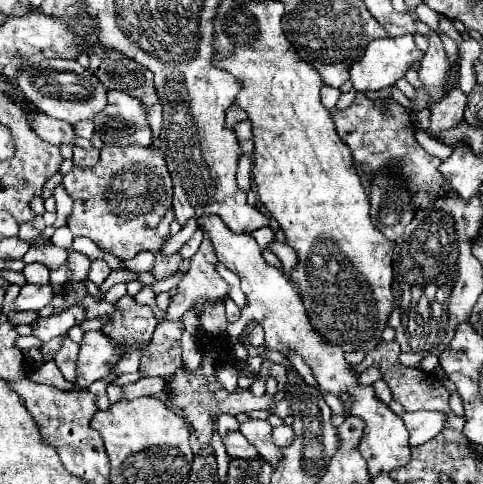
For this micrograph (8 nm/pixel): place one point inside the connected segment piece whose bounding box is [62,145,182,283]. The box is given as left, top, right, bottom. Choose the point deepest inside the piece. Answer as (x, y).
(118, 203)

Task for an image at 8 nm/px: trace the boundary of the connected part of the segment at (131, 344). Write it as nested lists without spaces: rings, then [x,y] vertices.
[[[124,295],[114,303],[114,313],[108,315],[108,321],[102,325],[102,333],[120,345],[124,355],[110,367],[110,373],[120,377],[140,369],[140,345],[150,341],[157,325],[152,309],[146,305],[136,305],[134,297]]]

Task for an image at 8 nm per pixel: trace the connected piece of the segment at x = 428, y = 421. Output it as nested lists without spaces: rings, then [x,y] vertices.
[[[416,411],[416,413],[404,413],[402,421],[410,433],[410,445],[422,445],[426,441],[430,441],[432,437],[436,437],[442,431],[444,425],[442,413],[434,413],[434,411]]]

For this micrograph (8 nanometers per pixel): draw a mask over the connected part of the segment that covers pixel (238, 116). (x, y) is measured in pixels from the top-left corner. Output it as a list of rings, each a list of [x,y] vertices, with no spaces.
[[[232,105],[230,109],[228,109],[228,113],[226,113],[226,123],[230,125],[230,127],[234,127],[236,123],[240,123],[240,121],[244,121],[246,119],[246,113],[238,107],[238,105]]]

